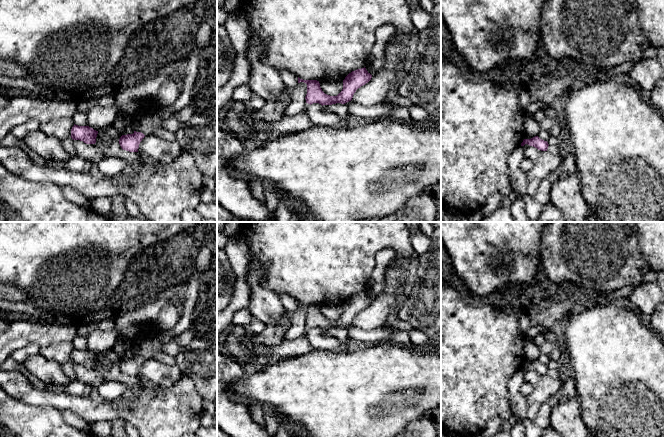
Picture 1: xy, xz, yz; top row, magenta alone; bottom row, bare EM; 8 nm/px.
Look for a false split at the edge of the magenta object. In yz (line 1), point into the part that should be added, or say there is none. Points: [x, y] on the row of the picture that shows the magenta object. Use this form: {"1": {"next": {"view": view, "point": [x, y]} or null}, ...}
{"1": {"next": null}}

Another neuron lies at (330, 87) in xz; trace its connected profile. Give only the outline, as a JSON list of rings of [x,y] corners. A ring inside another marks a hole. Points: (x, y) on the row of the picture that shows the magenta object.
[[[330,79],[319,81],[322,91],[330,96],[337,96],[343,89],[343,80],[334,81]]]

